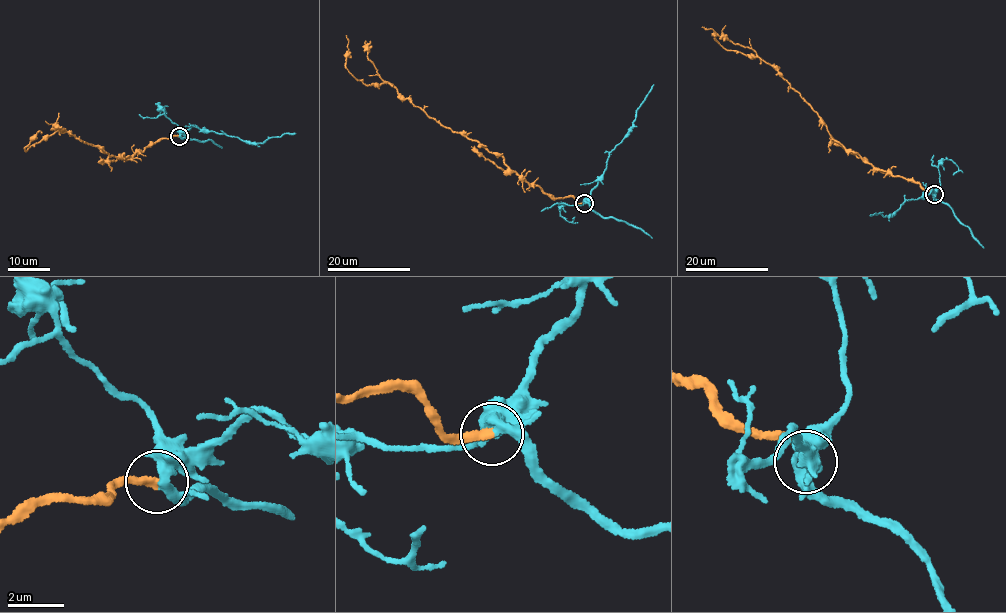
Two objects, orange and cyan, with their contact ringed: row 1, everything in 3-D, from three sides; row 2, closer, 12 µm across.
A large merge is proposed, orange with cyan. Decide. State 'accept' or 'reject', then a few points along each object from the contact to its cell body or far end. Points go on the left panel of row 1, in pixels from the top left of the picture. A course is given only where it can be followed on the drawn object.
accept; orange runs (179, 135), (157, 139), (130, 158), (123, 154), (109, 155), (60, 129), (24, 149), (30, 138), (42, 132); cyan runs (179, 135), (194, 125), (202, 131), (236, 136), (255, 143), (296, 133)

